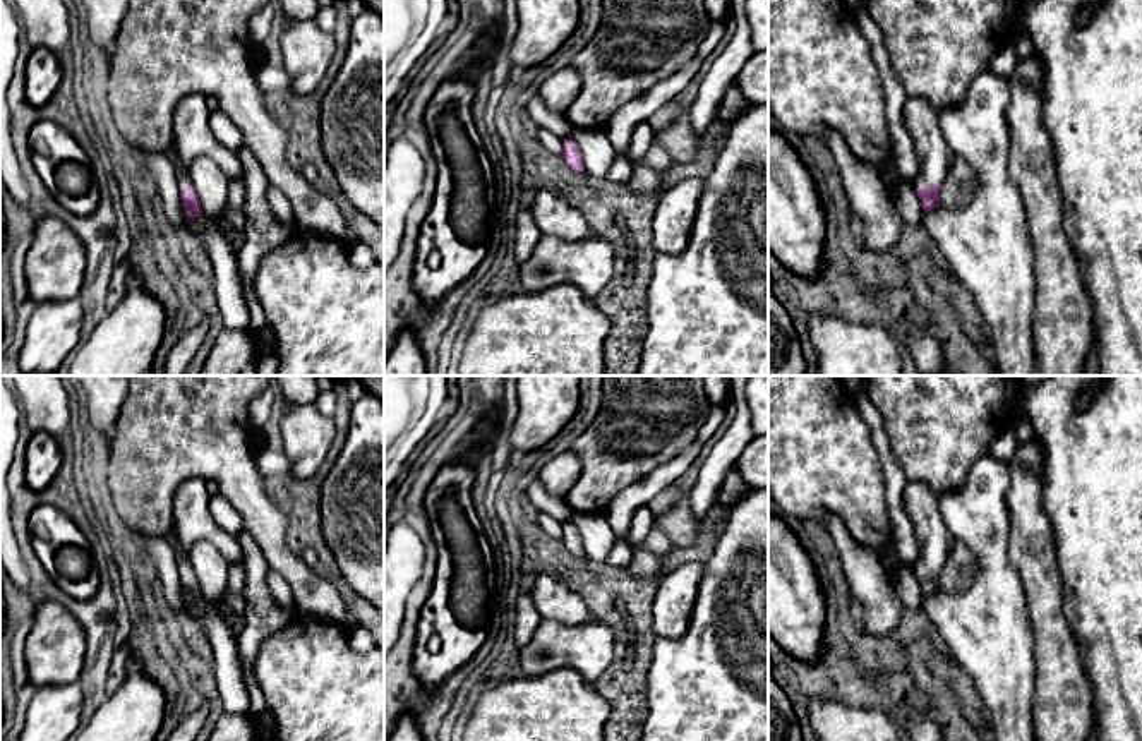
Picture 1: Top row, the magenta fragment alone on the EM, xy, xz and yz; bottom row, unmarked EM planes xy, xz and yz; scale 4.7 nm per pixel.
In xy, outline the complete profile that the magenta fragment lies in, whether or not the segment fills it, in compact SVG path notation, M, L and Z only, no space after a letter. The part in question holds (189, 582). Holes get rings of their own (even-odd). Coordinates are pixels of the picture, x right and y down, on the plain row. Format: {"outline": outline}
{"outline": "M194 477L185 480L173 501L173 528L177 535L175 557L178 564L182 590L190 602L204 599L199 581L189 563L189 549L207 540L214 544L230 563L243 563L243 551L237 535L223 532L209 513L207 480Z"}

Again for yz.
{"outline": "M907 482L904 508L914 523L919 544L919 557L914 564L916 578L923 593L940 592L940 573L953 539L940 516L938 497L926 484Z"}

